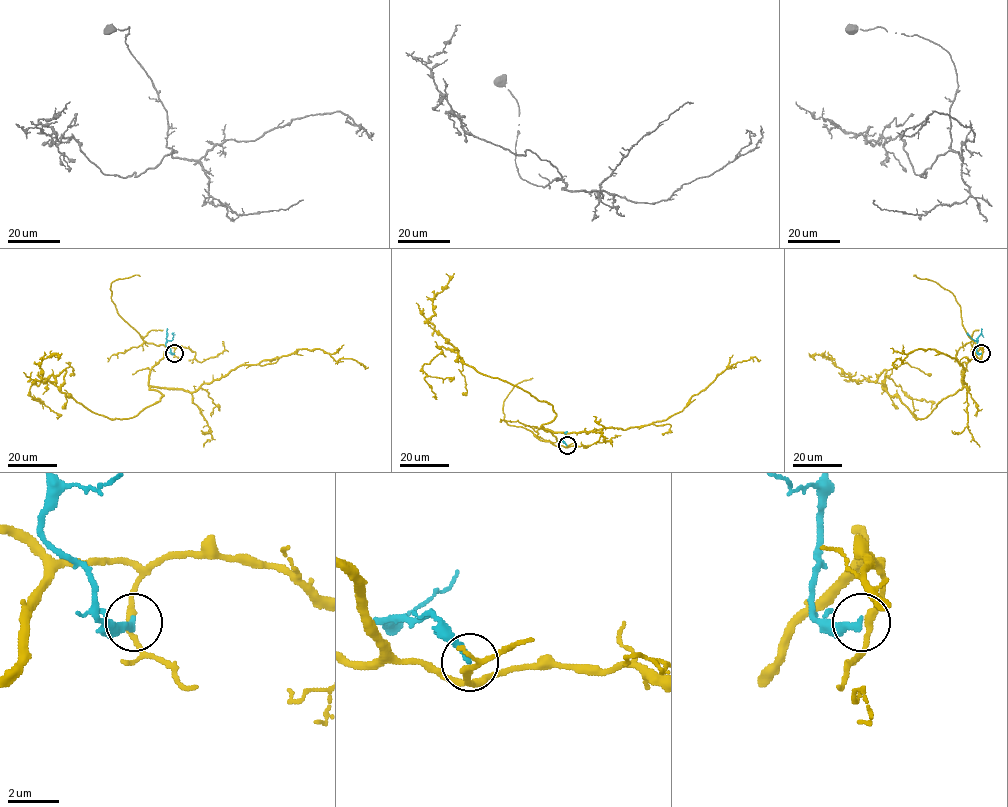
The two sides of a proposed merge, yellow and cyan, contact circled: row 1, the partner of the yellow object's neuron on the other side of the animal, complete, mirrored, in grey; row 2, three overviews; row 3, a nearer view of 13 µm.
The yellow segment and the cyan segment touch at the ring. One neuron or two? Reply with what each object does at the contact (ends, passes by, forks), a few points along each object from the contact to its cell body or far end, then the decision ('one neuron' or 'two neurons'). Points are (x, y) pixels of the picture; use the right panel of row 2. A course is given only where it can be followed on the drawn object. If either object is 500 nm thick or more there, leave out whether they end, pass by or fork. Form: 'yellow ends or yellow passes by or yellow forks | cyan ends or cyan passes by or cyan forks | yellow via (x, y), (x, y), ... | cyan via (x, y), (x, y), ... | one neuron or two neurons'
yellow passes by | cyan ends | yellow via (981, 353), (962, 388), (917, 419), (886, 391), (884, 370), (875, 381), (852, 381), (808, 353) | cyan via (981, 353), (976, 352), (976, 340), (966, 333) | two neurons

